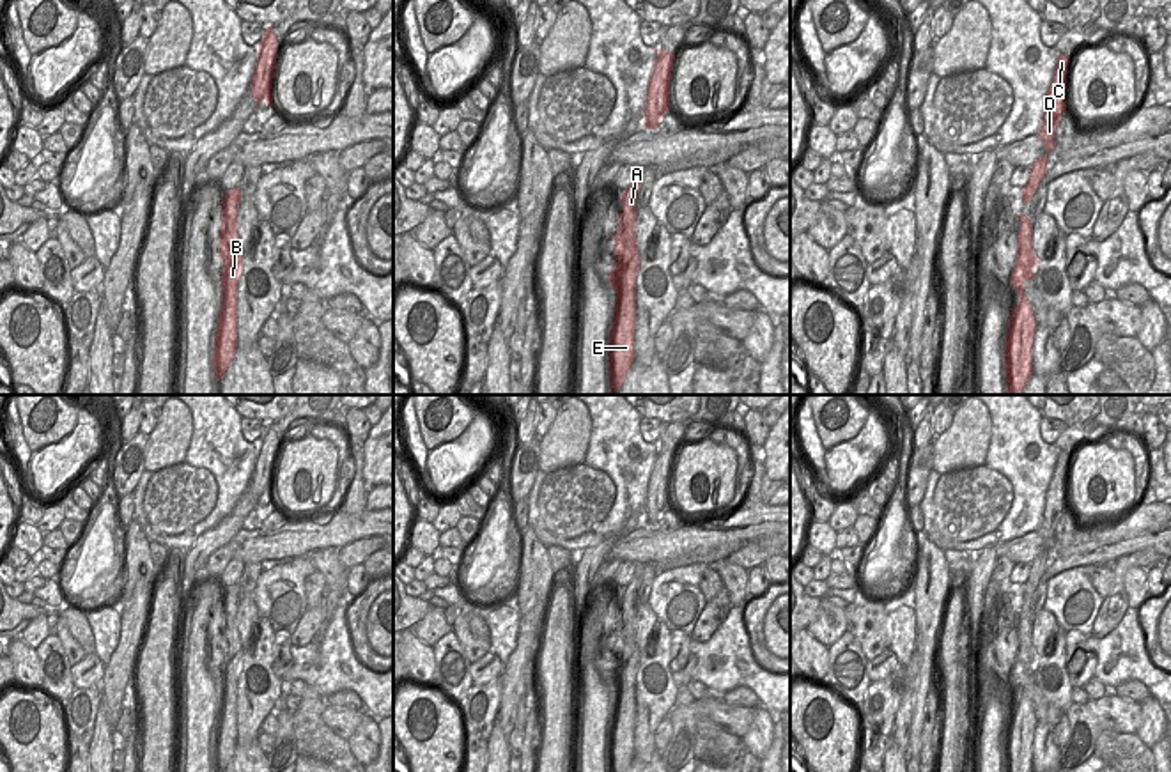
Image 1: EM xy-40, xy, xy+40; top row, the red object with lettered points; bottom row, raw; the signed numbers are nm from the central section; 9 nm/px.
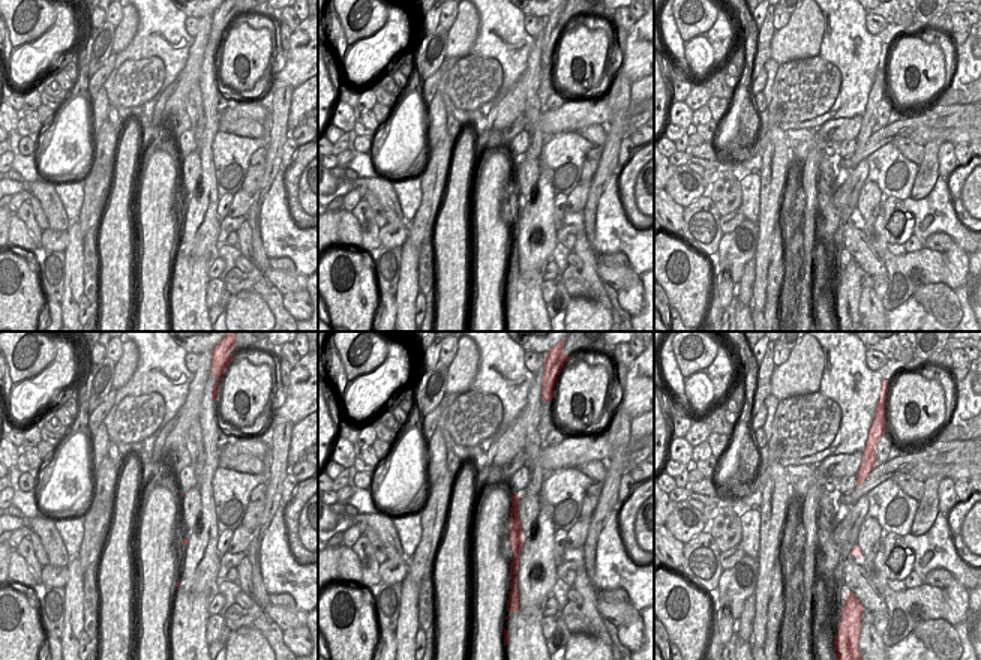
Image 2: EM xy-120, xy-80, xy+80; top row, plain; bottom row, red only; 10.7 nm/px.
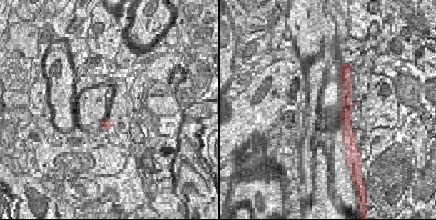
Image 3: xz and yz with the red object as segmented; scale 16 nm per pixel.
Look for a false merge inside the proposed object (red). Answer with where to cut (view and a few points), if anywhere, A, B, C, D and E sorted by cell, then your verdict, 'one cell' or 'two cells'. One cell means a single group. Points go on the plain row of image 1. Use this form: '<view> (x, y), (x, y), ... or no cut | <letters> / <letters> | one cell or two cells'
no cut | A B C D E | one cell

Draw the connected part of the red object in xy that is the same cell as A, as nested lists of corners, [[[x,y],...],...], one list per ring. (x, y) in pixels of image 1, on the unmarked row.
[[[636,563],[632,581],[622,591],[622,620],[615,630],[615,662],[609,680],[617,689],[615,714],[609,731],[609,772],[627,772],[634,758],[636,673],[640,650],[636,643],[636,593],[645,565]]]

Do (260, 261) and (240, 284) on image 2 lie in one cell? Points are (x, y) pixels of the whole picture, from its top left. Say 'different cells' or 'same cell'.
different cells

